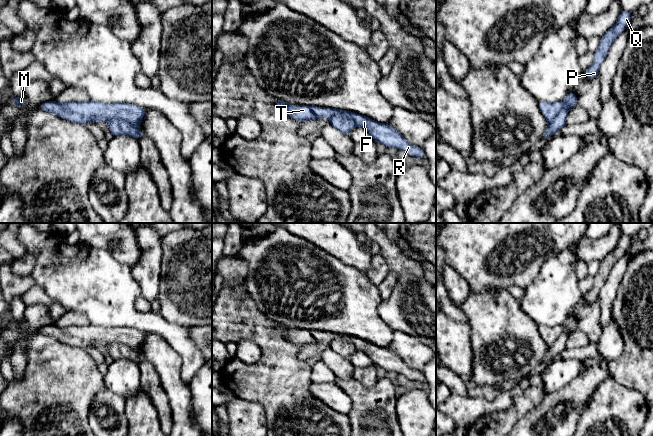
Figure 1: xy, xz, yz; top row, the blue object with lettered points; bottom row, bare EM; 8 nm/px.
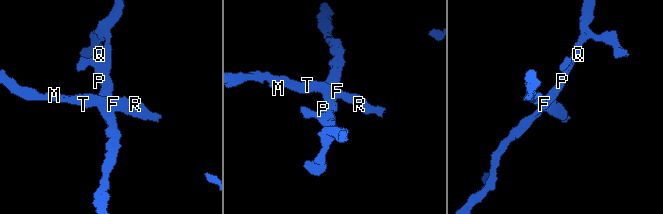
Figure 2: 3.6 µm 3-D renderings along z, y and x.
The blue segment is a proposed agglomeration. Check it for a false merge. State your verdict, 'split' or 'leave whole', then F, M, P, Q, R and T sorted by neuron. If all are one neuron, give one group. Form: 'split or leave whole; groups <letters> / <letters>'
split; groups F M R T / P Q

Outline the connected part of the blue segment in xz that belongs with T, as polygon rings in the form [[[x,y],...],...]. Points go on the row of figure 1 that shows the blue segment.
[[[278,100],[278,105],[294,120],[303,123],[310,119],[328,118],[343,115],[352,119],[356,126],[364,128],[373,138],[374,141],[379,142],[387,147],[393,147],[397,150],[403,150],[408,155],[413,157],[424,158],[425,152],[410,142],[408,142],[403,135],[394,127],[386,124],[379,123],[364,115],[346,111],[342,109],[307,106],[307,105],[294,105],[285,103]]]

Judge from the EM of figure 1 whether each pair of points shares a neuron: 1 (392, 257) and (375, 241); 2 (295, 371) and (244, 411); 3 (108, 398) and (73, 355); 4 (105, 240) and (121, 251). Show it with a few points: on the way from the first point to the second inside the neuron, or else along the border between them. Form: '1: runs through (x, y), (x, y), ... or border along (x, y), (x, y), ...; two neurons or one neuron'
1: runs through (389, 253), (379, 243); one neuron
2: border along (237, 396), (258, 402), (265, 411), (267, 422); two neurons
3: border along (105, 388), (94, 396), (89, 410); two neurons
4: runs through (109, 240), (117, 247); one neuron

